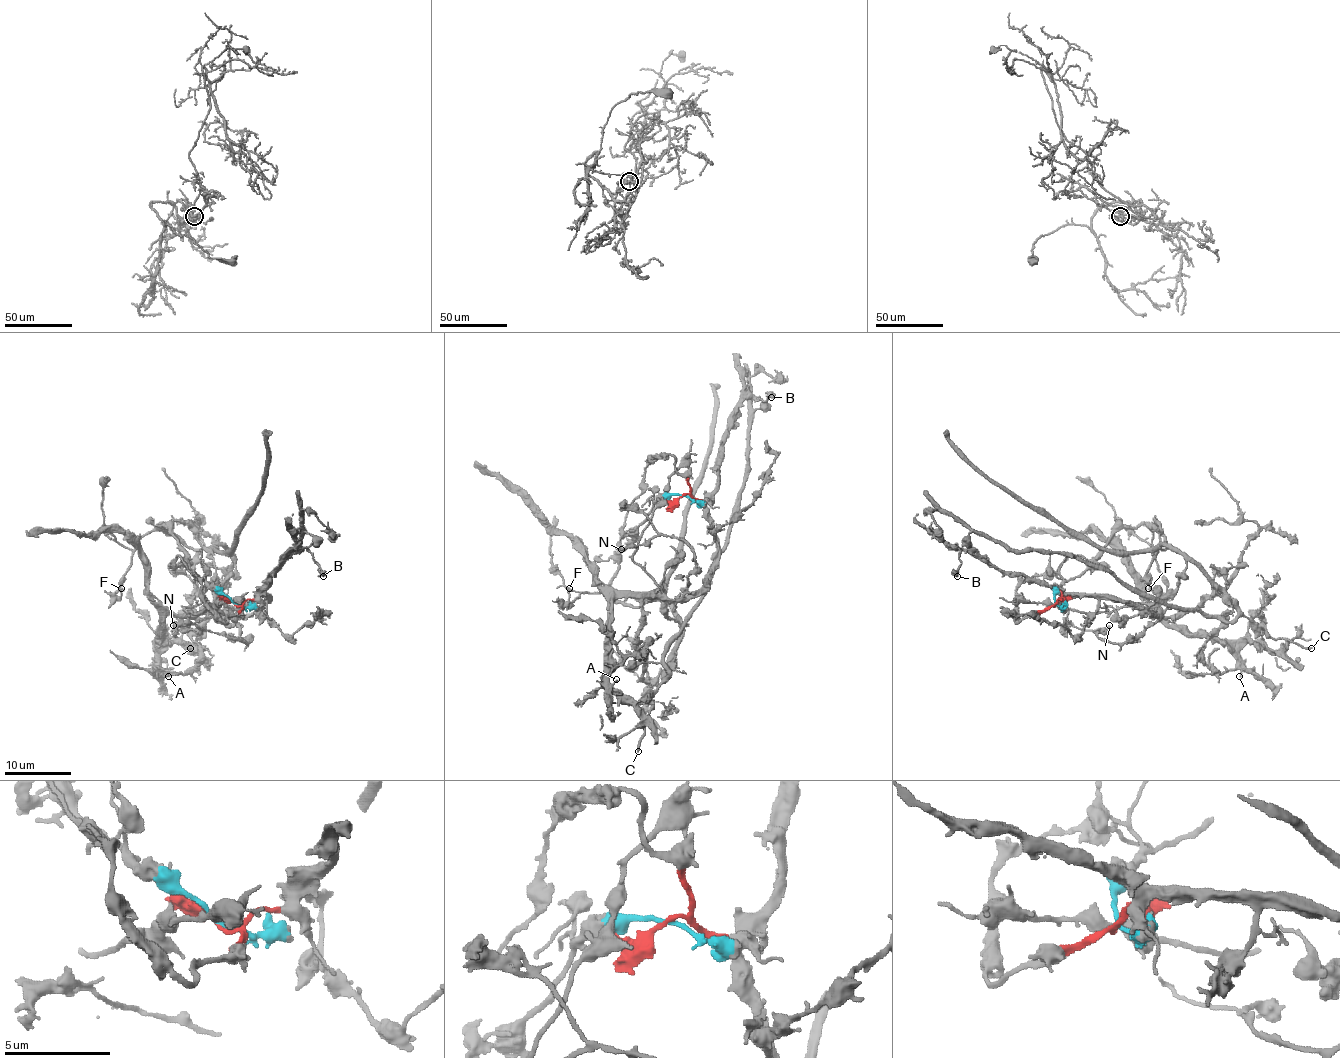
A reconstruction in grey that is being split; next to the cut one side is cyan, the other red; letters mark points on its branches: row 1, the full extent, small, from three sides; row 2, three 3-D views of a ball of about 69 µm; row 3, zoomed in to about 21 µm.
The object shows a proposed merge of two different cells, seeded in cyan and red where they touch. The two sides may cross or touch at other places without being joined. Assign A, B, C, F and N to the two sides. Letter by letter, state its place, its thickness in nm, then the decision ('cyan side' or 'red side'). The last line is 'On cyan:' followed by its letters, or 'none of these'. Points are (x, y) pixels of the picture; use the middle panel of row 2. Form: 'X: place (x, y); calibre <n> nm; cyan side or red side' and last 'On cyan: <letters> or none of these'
A: place (616, 679); calibre 110 nm; red side
B: place (771, 397); calibre 280 nm; red side
C: place (638, 751); calibre 260 nm; cyan side
F: place (569, 588); calibre 160 nm; cyan side
N: place (621, 549); calibre 140 nm; red side
On cyan: C, F

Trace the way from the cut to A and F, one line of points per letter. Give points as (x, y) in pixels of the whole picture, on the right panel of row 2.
A: (1056, 603), (1068, 597), (1103, 595), (1138, 603), (1188, 633), (1218, 637), (1243, 670), (1240, 677)
F: (1055, 603), (1055, 592), (1116, 531), (1141, 525), (1151, 531), (1166, 593), (1148, 588)

